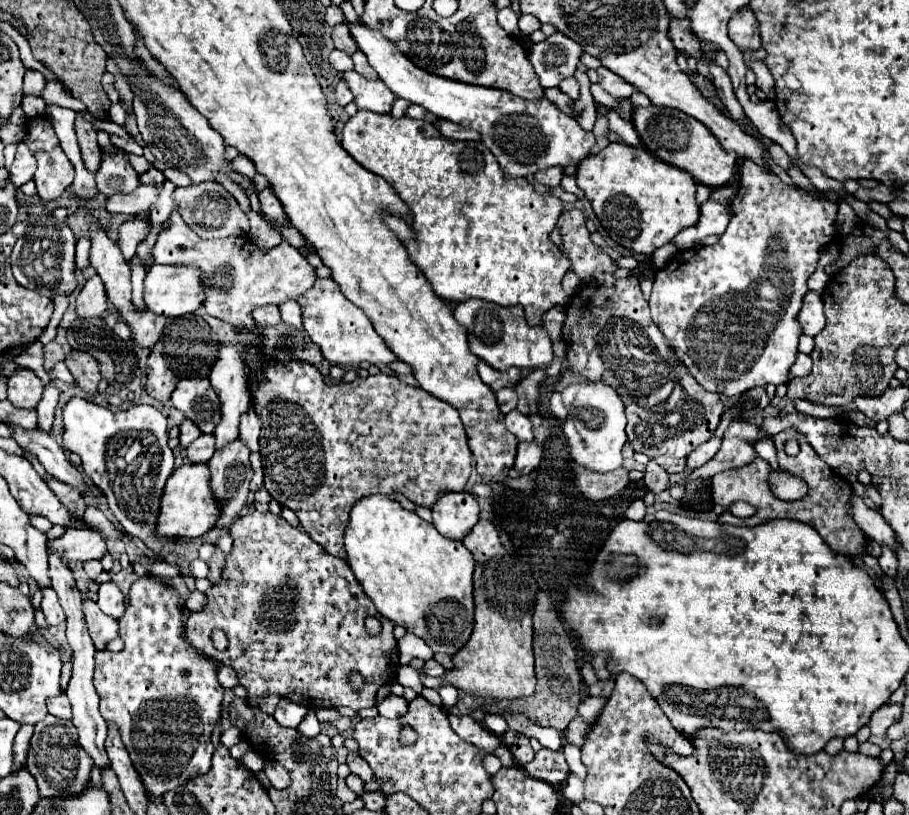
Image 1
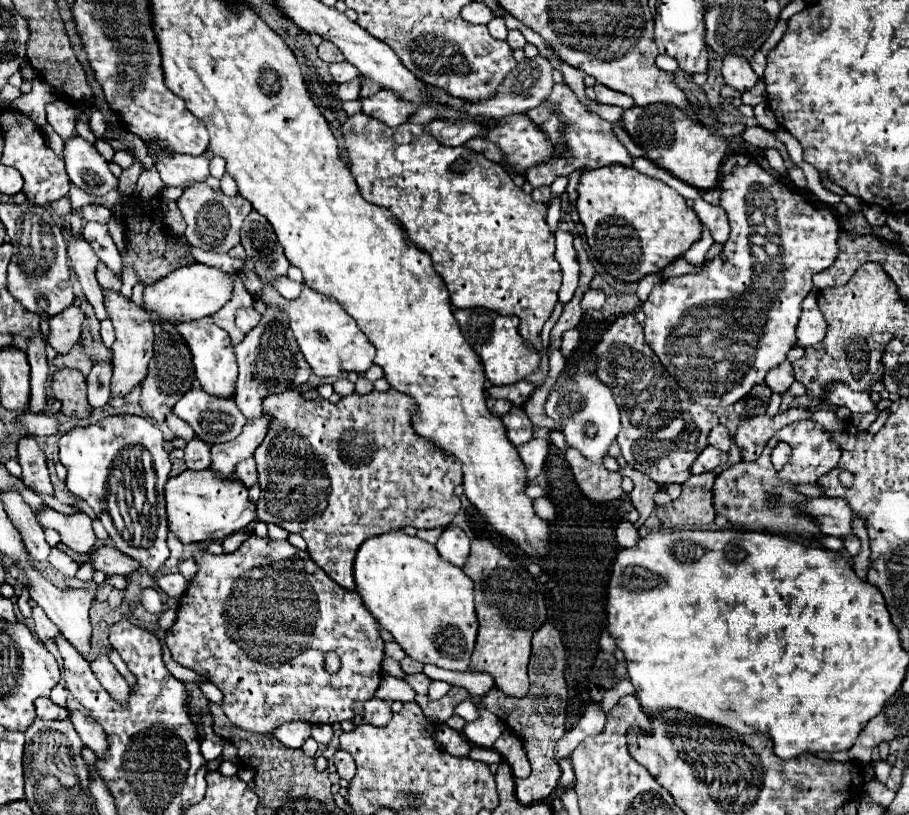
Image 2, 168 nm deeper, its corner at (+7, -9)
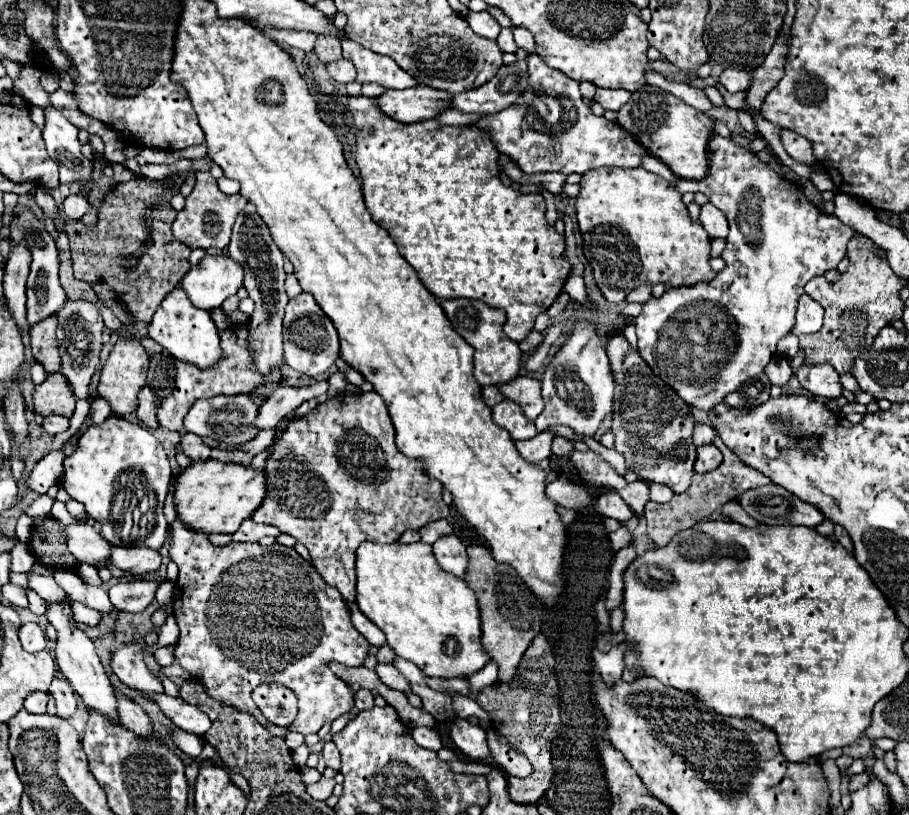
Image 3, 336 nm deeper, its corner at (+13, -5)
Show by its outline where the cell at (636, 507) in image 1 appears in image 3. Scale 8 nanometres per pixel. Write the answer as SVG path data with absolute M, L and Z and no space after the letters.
M620 526L616 532L610 534L610 542L612 542L612 548L614 548L614 550L620 550L620 548L628 546L630 540L632 540L632 534L630 534L624 526Z

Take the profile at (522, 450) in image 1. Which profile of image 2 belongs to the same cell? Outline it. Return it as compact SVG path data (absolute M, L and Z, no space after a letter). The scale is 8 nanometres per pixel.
M534 438L534 440L518 446L518 454L520 454L520 458L522 458L524 466L526 466L528 480L536 478L542 472L546 456L548 456L548 448L550 448L550 442L540 440L540 438Z

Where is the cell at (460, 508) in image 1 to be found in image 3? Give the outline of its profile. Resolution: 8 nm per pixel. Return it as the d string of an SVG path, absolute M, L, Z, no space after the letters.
M454 534L442 536L440 540L436 540L432 544L434 548L434 556L438 560L438 564L442 566L442 570L452 572L454 576L462 578L468 566L468 556L466 556L466 546L462 544L462 540Z

